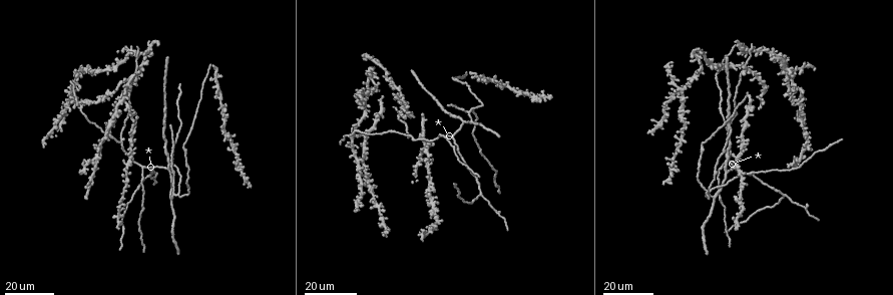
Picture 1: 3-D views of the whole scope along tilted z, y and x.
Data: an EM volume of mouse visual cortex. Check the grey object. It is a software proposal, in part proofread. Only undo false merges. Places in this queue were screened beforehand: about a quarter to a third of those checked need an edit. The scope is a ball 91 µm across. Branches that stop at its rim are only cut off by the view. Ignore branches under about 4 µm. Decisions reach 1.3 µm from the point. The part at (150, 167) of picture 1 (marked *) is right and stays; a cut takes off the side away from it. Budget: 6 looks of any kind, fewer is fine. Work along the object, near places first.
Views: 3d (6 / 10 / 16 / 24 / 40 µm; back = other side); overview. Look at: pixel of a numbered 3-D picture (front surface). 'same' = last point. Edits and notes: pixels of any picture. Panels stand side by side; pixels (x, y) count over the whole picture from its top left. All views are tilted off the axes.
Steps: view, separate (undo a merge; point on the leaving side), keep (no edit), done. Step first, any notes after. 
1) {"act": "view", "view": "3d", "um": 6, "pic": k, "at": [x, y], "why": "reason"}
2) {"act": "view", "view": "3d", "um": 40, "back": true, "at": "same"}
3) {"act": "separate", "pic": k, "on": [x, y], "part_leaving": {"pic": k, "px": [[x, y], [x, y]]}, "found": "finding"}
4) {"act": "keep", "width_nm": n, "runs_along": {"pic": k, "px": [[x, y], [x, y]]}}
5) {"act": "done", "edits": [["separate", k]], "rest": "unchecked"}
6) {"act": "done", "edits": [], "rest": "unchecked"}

{"act": "view", "view": "3d", "um": 16, "pic": 1, "at": [482, 193], "why": "three arms meet"}

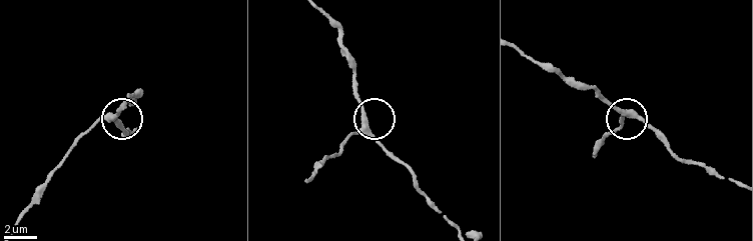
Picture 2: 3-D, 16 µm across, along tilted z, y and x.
{"act": "view", "view": "3d", "um": 10, "pic": 2, "at": [107, 115]}

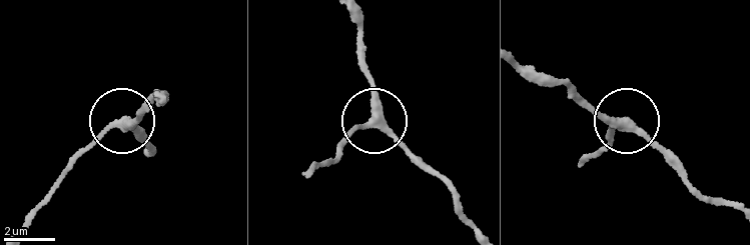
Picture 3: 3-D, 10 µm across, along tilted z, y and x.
{"act": "keep", "arms": 3, "runs_along": {"pic": 3, "px": [[348, 15], [367, 63], [378, 122], [422, 165]]}, "found": "continuous, no second cell"}

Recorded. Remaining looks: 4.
{"act": "view", "view": "3d", "um": 24, "pic": 1, "at": [179, 195], "why": "thin arm on a thick one"}

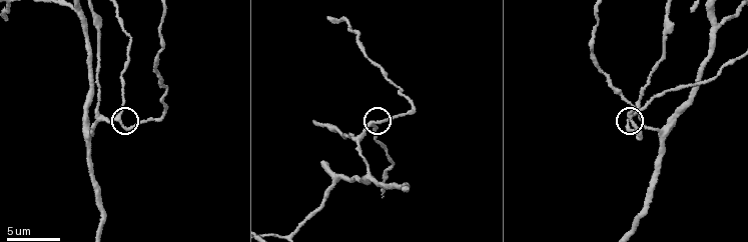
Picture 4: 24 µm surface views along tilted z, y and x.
{"act": "view", "view": "3d", "um": 6, "pic": 4, "at": [372, 126]}

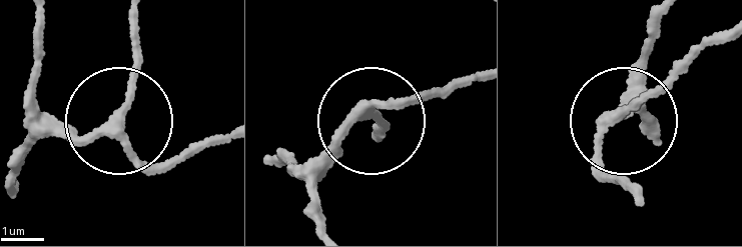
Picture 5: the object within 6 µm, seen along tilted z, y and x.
{"act": "keep", "arms": 3, "found": "all the same cell"}

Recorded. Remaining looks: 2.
{"act": "done", "edits": [], "rest": "unchecked"}

